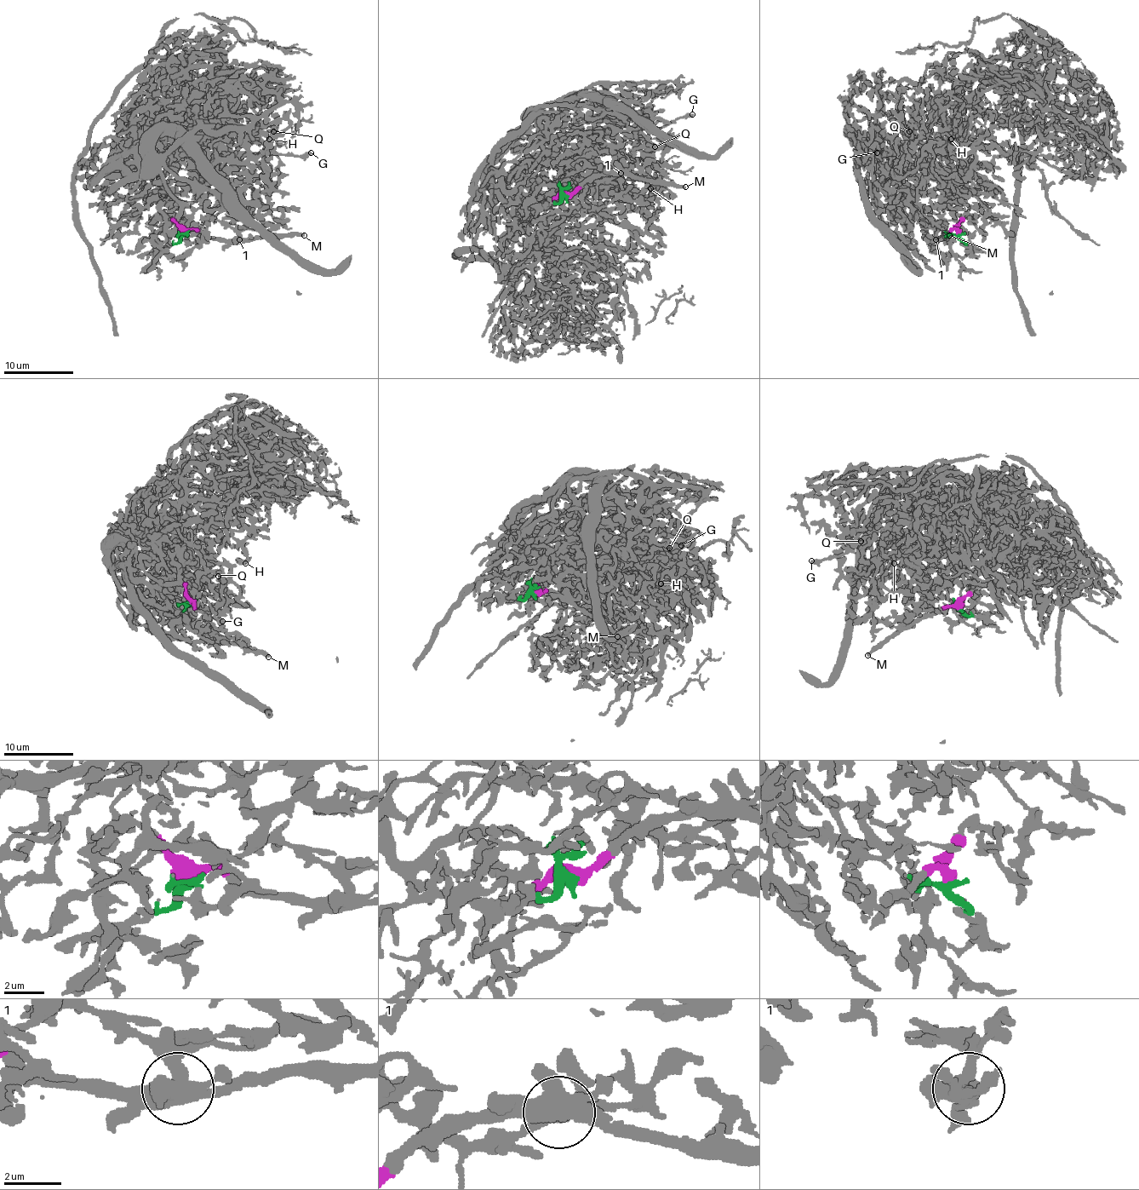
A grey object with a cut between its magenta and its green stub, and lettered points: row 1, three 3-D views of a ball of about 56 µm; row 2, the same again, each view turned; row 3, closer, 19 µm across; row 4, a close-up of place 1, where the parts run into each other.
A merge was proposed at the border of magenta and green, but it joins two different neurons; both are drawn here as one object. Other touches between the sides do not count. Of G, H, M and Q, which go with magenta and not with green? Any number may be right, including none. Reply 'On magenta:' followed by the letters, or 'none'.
On magenta: M

